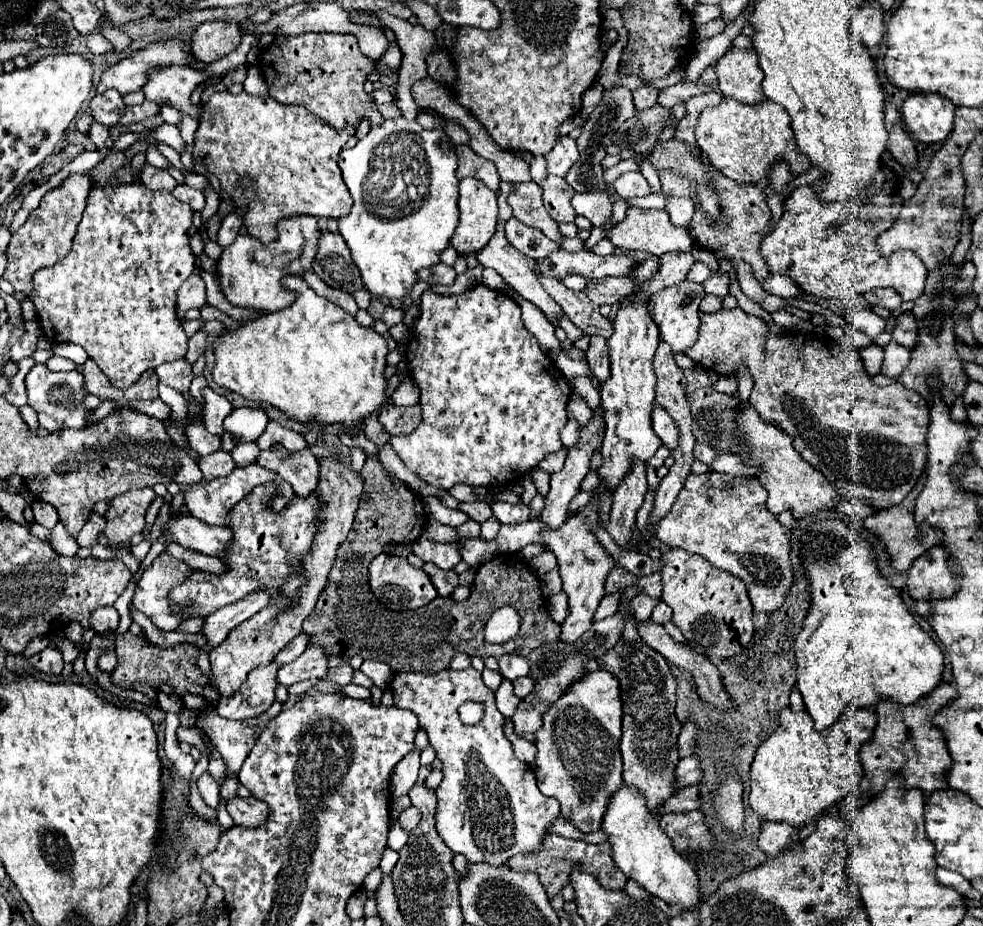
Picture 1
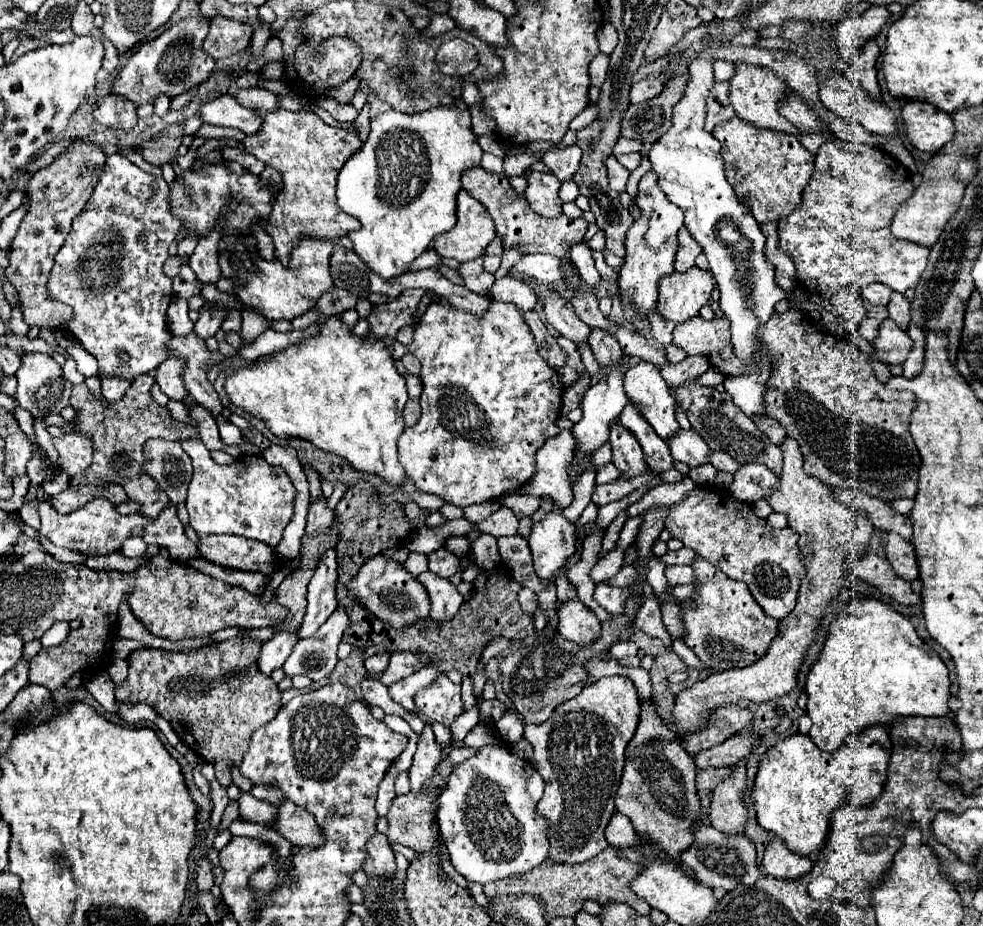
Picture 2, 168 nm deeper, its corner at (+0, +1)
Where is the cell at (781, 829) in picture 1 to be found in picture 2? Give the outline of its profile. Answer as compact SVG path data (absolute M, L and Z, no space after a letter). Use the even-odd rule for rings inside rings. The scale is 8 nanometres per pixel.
M777 836L771 838L769 846L765 848L763 866L769 876L779 880L797 880L813 870L811 858L801 858L799 854L793 854Z

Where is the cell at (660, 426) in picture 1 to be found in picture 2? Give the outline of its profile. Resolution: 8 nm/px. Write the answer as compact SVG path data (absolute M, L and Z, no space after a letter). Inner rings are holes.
M681 430L681 434L677 434L677 438L673 438L673 442L667 442L671 448L671 454L677 462L687 464L689 468L695 466L703 466L709 462L709 446L707 442L697 434L697 432L687 432Z

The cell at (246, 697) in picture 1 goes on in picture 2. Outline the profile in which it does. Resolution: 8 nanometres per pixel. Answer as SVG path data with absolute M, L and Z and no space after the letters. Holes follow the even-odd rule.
M283 630L277 632L269 642L263 644L261 650L261 658L259 658L259 670L263 674L271 674L275 668L281 668L283 662L289 658L289 654L293 652L293 646L299 642L299 634Z

